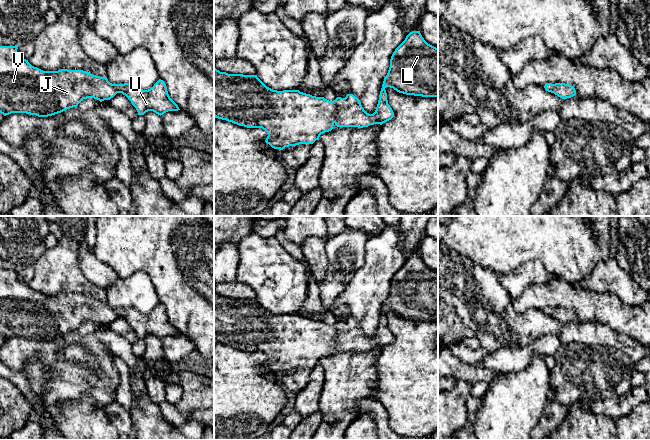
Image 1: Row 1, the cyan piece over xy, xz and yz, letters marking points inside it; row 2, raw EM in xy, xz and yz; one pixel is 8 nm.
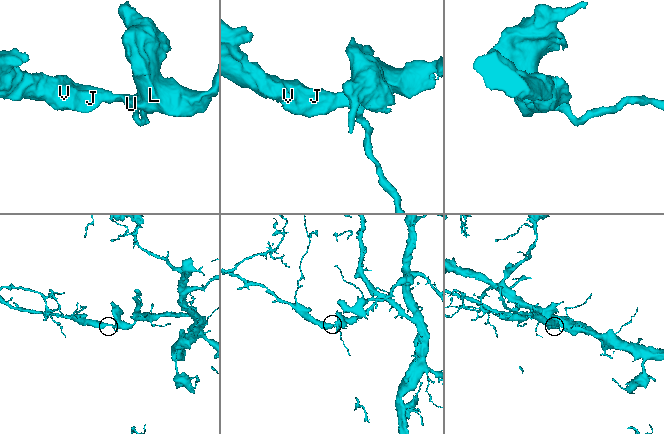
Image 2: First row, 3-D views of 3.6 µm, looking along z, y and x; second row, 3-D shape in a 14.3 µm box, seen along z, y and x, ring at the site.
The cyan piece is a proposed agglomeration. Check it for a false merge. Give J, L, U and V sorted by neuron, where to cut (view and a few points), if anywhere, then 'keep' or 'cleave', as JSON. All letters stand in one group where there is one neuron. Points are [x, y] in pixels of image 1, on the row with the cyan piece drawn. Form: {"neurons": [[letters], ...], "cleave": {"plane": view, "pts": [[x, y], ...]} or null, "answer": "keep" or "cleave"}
{"neurons": [["J", "L", "U", "V"]], "cleave": null, "answer": "keep"}

